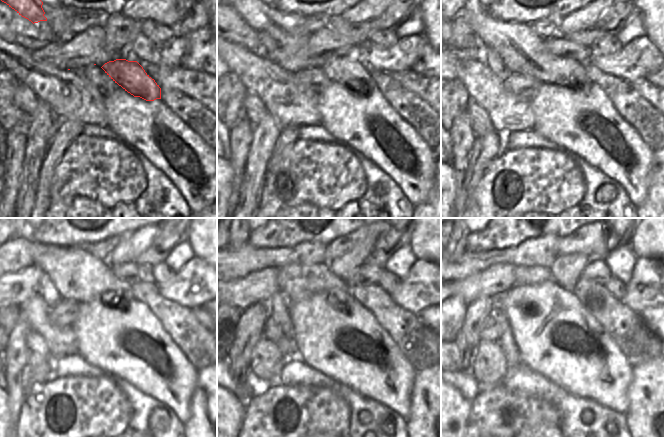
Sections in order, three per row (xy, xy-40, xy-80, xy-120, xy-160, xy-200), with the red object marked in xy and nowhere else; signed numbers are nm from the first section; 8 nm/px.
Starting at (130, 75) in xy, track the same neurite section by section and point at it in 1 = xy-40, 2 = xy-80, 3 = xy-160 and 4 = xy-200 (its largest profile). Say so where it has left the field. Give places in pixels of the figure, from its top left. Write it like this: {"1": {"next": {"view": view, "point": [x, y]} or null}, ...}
{"1": {"next": {"view": "xy-40", "point": [348, 71]}}, "2": {"next": {"view": "xy-80", "point": [524, 54]}}, "3": {"next": {"view": "xy-160", "point": [297, 282]}}, "4": {"next": {"view": "xy-200", "point": [524, 275]}}}

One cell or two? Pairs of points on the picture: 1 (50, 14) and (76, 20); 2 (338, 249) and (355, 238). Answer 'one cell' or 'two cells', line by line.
1: one cell
2: one cell

